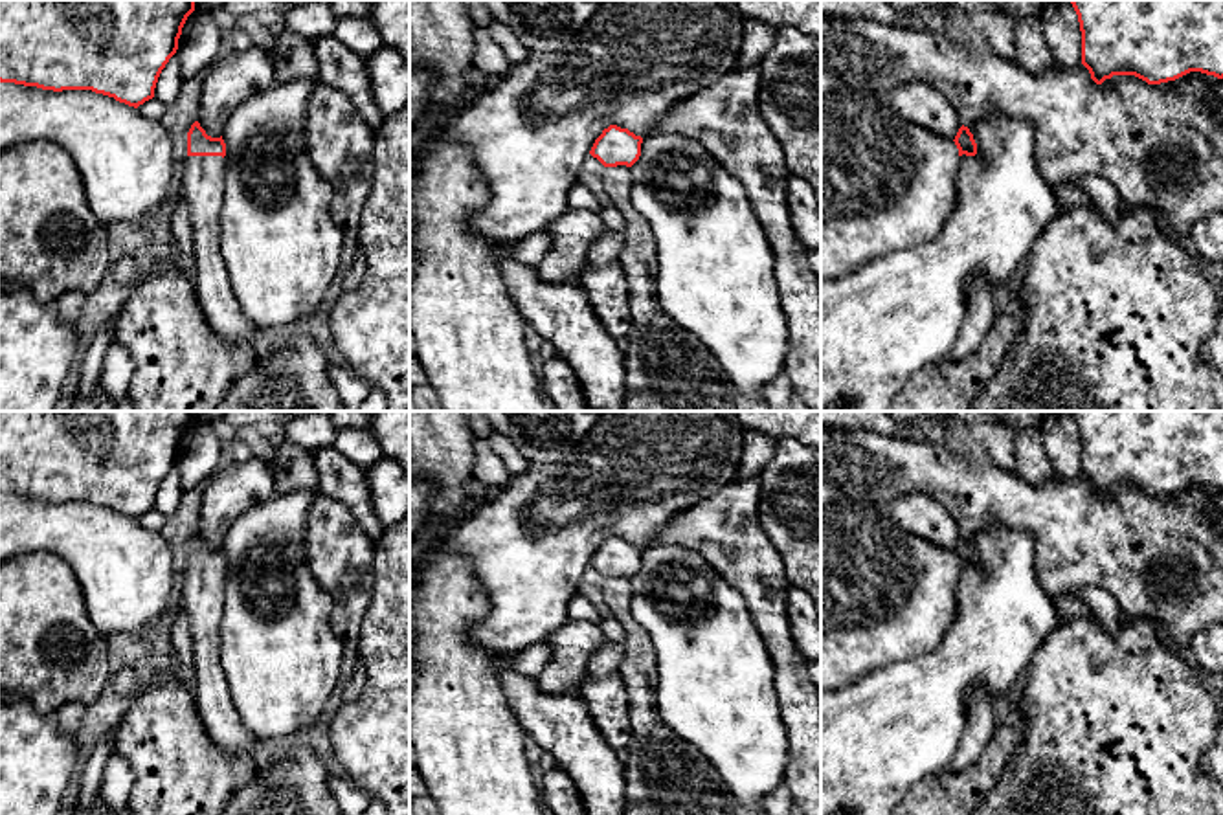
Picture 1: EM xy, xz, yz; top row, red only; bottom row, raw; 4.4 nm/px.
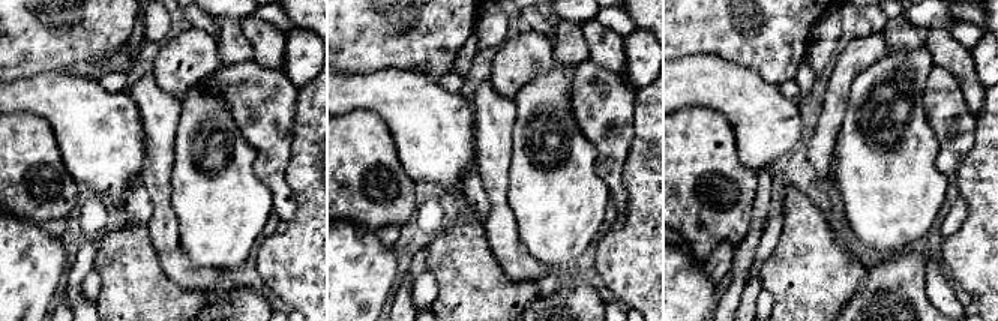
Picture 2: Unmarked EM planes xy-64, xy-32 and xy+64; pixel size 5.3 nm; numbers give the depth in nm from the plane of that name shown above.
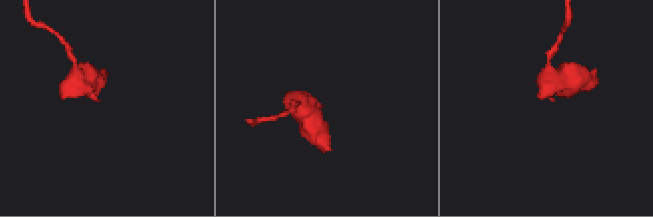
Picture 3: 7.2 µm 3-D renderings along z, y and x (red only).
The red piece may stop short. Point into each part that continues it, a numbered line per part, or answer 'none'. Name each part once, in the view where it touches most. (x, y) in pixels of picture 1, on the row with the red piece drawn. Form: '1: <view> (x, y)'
1: xy (202, 177)

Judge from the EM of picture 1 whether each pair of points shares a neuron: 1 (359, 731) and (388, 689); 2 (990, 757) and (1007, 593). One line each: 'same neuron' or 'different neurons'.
1: same neuron
2: different neurons

